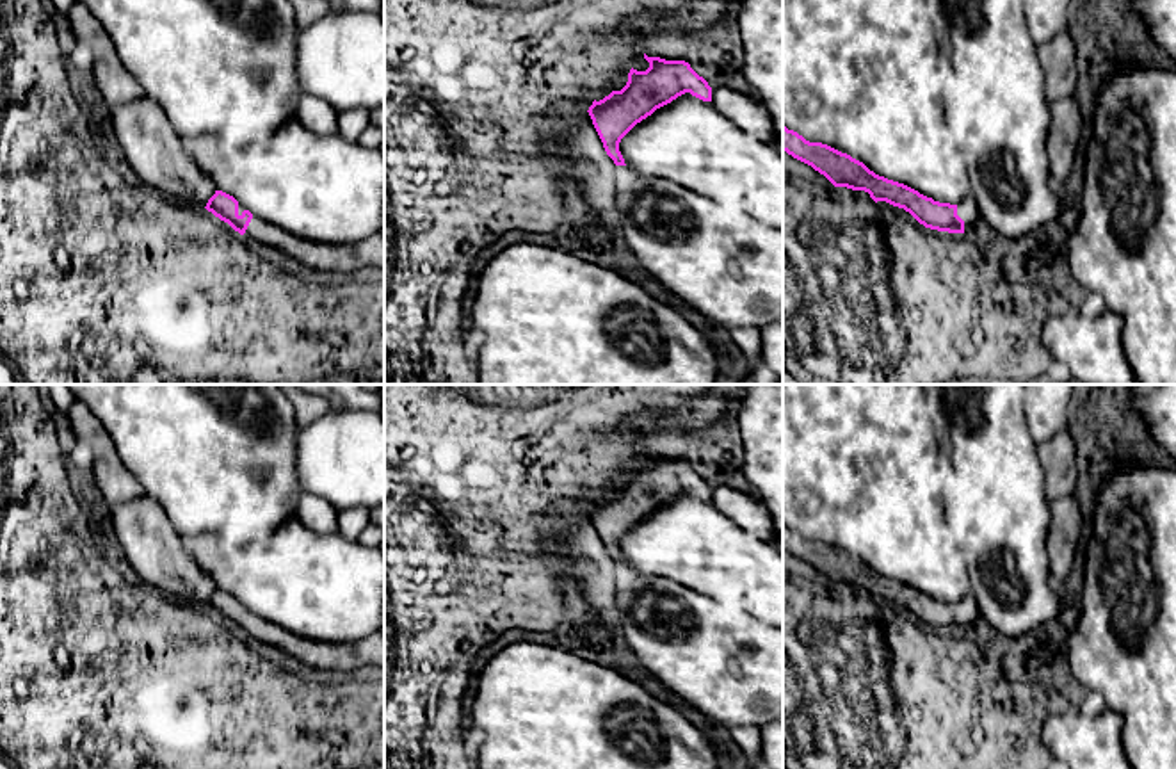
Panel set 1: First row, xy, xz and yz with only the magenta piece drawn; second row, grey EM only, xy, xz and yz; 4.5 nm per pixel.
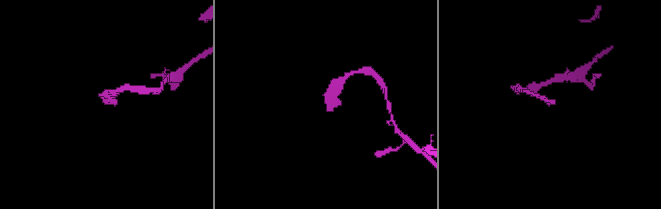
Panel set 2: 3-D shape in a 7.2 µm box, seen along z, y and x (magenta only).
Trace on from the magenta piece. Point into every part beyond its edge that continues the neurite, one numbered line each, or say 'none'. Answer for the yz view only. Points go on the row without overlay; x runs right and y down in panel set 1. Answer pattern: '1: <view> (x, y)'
1: yz (968, 609)

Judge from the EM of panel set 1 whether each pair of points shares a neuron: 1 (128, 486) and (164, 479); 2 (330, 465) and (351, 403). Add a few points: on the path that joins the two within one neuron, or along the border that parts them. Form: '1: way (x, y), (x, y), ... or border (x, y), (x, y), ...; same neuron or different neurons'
1: border (116, 451), (141, 488), (168, 517); different neurons
2: way (346, 449), (351, 444), (351, 419); same neuron

